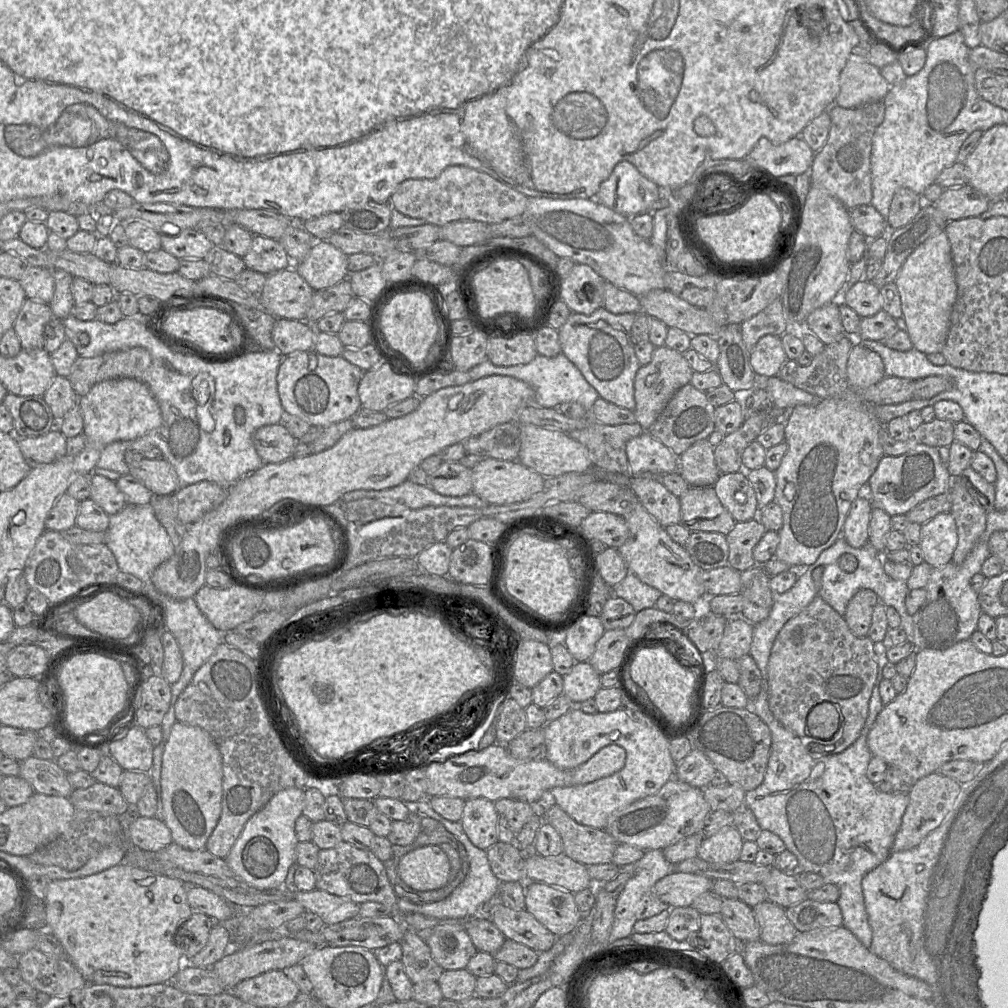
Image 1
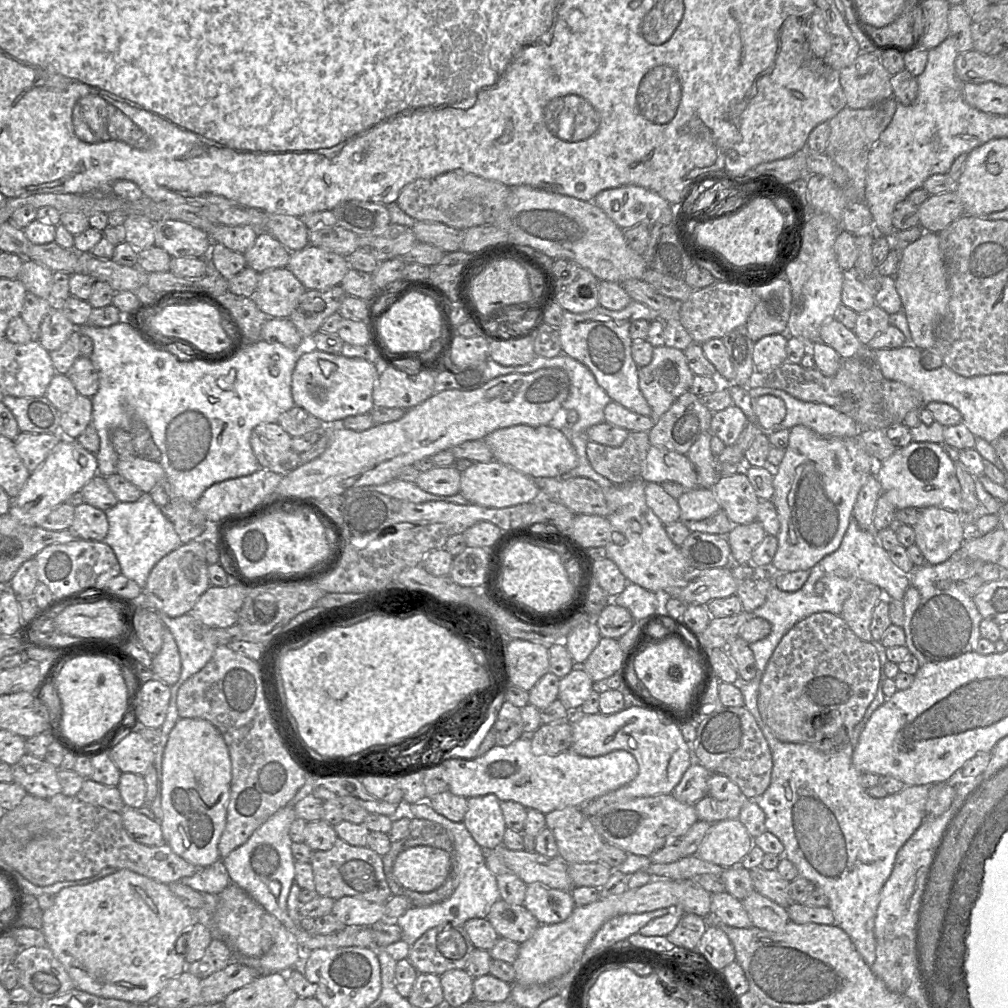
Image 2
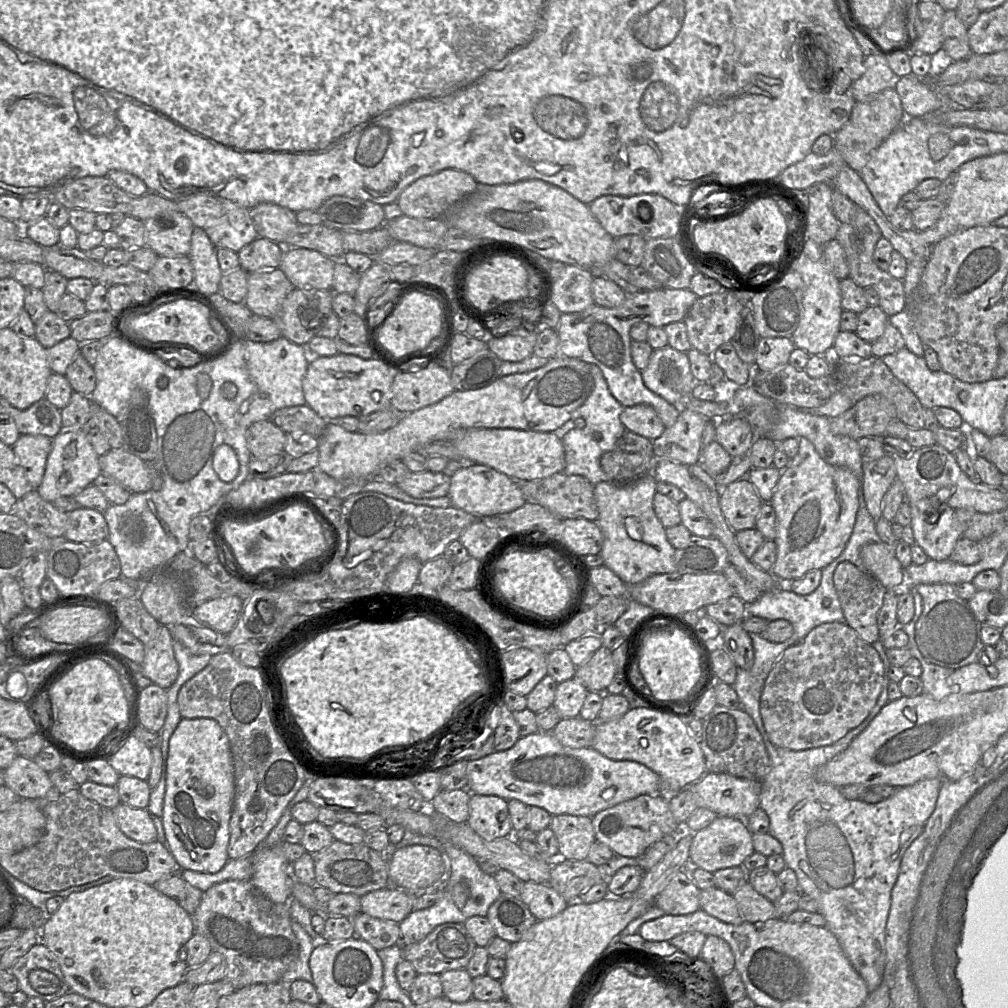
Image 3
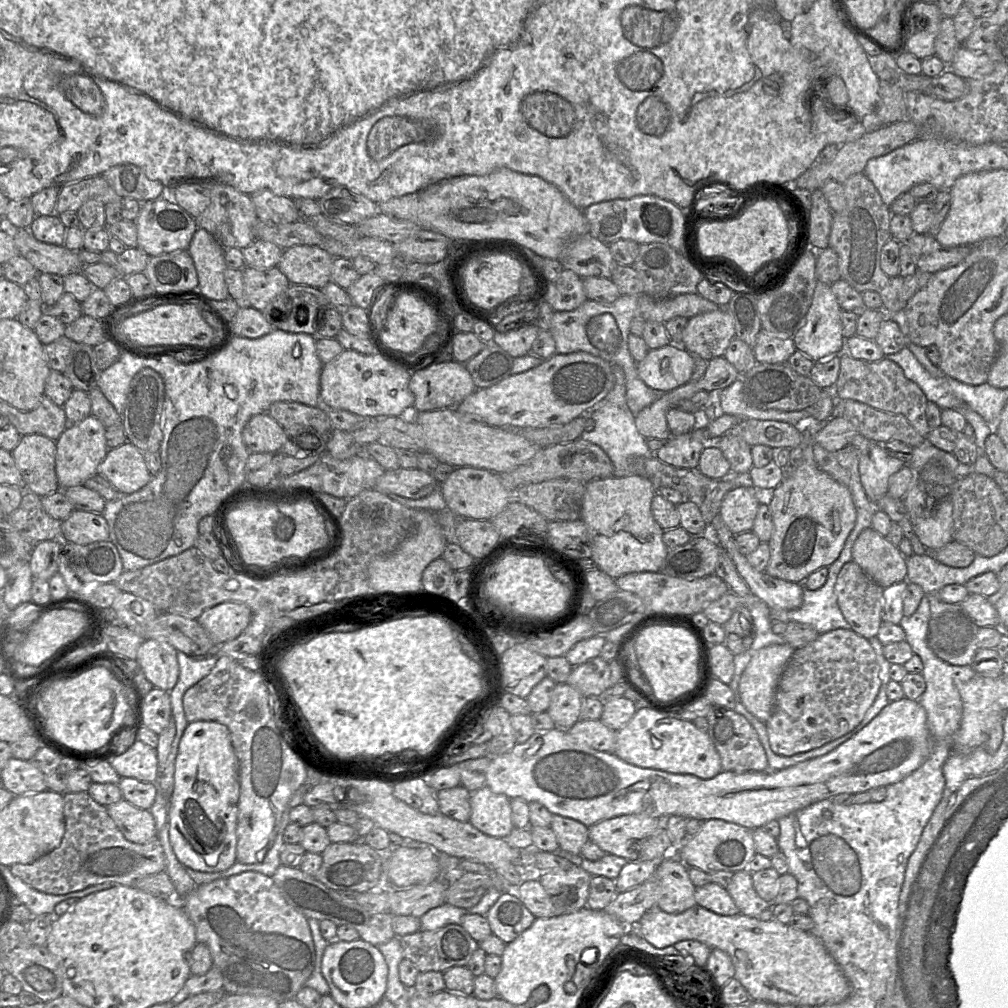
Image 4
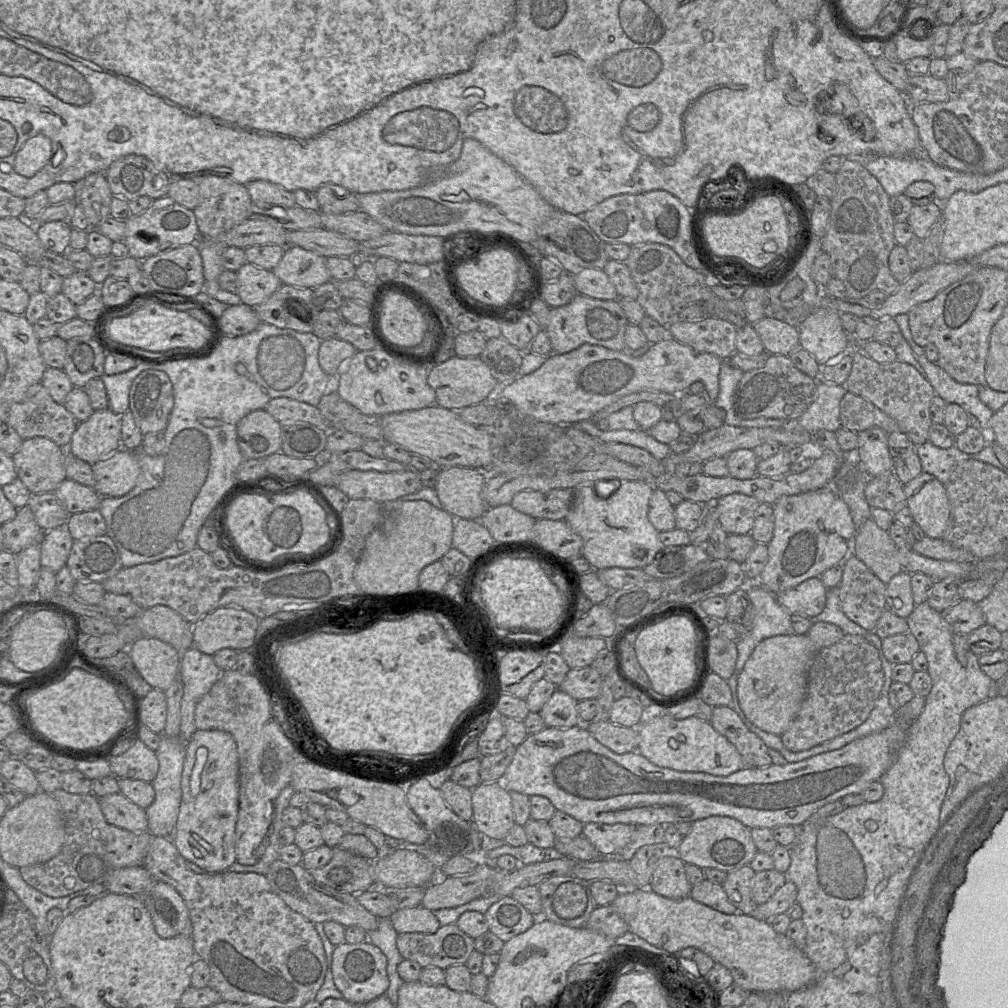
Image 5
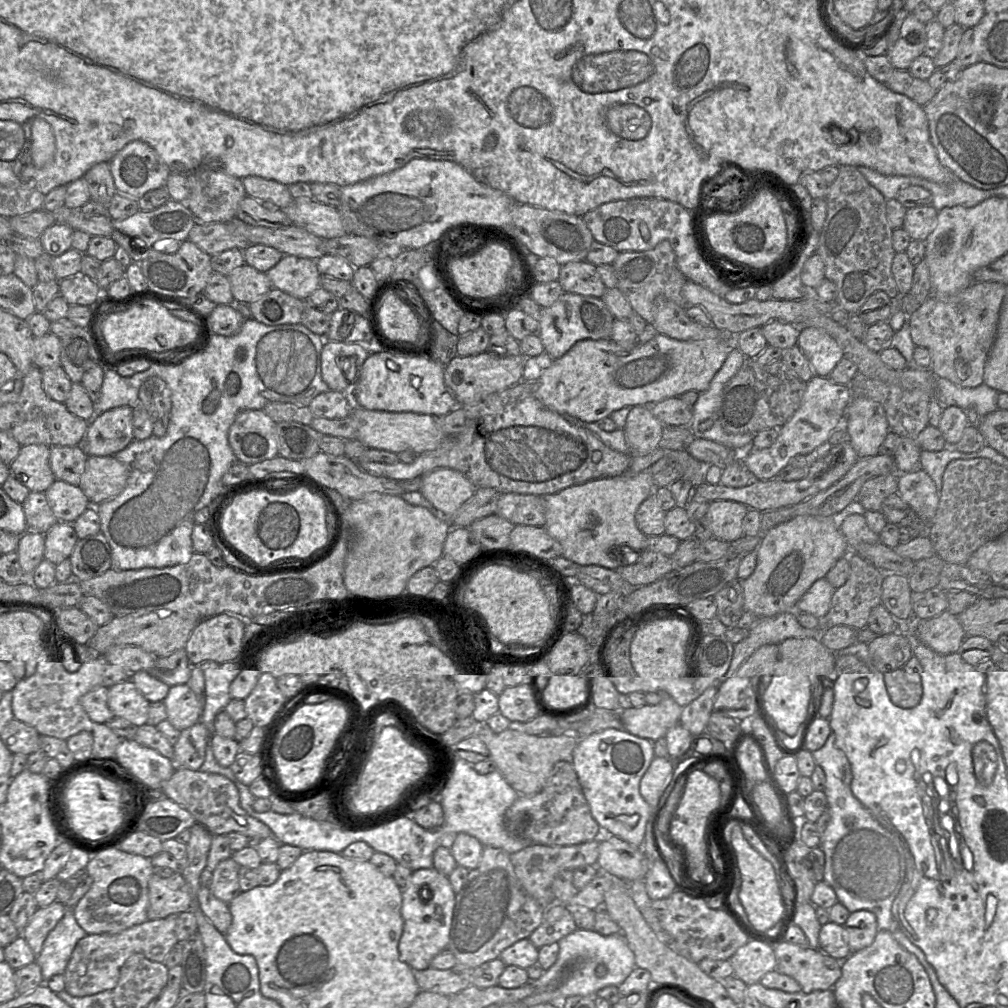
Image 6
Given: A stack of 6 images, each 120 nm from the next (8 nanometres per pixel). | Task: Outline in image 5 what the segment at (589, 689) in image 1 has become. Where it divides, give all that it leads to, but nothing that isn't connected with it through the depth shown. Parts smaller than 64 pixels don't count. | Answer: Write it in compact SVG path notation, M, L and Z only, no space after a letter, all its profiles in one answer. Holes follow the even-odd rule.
M557 688L539 712L545 727L570 728L580 724L577 702Z

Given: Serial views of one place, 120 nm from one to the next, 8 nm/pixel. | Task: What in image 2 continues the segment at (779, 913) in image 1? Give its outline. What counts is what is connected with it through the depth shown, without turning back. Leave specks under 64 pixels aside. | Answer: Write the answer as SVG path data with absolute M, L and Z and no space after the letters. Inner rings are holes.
M753 891L742 904L750 916L752 926L776 932L783 930L790 922L787 908L773 902L769 898Z

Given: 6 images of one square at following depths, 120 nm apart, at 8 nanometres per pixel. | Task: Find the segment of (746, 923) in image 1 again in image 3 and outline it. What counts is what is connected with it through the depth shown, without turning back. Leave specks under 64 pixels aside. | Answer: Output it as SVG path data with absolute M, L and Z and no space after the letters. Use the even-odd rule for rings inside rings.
M718 887L701 891L700 906L706 913L724 923L739 925L744 921L733 894Z

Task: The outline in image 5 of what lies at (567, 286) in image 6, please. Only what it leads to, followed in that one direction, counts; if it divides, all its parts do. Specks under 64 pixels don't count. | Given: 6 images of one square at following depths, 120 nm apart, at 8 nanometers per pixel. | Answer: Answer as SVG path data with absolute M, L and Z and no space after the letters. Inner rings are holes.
M584 269L571 275L579 294L601 300L618 300L616 288L603 269Z

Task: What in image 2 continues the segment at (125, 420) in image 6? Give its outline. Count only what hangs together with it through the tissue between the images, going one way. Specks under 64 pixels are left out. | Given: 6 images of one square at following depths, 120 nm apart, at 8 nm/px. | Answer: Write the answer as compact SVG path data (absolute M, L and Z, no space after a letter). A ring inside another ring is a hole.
M62 438L43 464L31 472L18 496L12 499L8 514L23 525L41 527L41 522L53 509L65 503L74 493L81 491L97 474L96 454L87 451L76 440Z

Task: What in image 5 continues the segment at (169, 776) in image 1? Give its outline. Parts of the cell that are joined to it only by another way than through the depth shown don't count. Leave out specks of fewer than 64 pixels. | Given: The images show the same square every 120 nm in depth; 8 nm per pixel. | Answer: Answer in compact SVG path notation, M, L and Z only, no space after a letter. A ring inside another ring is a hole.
M196 730L185 745L182 797L172 841L180 854L208 873L228 870L236 859L235 828L239 810L239 756L231 734Z

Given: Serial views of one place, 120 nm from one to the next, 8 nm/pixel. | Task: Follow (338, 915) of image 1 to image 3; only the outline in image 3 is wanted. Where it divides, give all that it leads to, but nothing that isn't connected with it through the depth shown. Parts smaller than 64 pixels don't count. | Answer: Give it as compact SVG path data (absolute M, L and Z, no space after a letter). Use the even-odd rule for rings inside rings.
M389 885L361 896L361 913L400 923L413 911L414 898L415 895Z

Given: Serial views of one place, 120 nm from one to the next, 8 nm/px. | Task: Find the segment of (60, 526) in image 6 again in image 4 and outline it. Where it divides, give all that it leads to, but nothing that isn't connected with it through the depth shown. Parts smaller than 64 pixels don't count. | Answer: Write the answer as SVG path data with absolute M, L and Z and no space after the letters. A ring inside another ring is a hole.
M61 539L46 540L34 545L29 557L33 579L50 580L58 572L58 556L62 549Z

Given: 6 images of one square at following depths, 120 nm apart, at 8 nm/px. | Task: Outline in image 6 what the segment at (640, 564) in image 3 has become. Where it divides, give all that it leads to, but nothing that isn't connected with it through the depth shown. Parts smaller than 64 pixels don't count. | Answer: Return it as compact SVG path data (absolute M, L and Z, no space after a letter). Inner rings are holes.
M648 472L601 477L567 487L557 493L543 496L546 518L544 528L561 544L562 556L566 559L578 565L597 565L618 569L622 565L622 561L617 559L620 546L629 546L638 552L648 549L648 536L638 528L635 514L641 503L654 491L654 480Z

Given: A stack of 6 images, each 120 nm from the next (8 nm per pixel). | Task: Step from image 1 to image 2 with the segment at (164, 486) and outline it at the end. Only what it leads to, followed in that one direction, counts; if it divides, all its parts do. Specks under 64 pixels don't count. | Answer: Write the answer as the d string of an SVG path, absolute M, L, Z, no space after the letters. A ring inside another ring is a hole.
M139 456L119 457L117 473L138 487L142 493L150 493L165 478L165 472L158 461L145 460Z

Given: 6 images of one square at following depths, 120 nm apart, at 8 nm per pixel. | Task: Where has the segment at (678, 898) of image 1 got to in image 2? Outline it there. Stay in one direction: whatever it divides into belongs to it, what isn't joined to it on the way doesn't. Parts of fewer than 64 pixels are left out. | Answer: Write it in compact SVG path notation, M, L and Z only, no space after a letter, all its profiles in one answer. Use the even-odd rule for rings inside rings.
M654 879L638 889L622 894L600 898L585 906L575 906L571 915L557 924L540 924L533 935L520 944L517 959L512 964L515 982L521 985L547 983L567 973L580 960L588 943L601 926L610 919L623 914L640 914L661 908L677 909L677 885L670 879Z

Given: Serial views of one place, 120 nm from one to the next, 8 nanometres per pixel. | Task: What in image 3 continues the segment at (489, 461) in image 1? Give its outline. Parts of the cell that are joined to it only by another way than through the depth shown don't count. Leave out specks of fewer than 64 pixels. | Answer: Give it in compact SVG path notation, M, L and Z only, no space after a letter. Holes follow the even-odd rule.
M465 463L451 477L448 497L453 507L477 518L508 513L523 506L527 501L519 482L489 466L477 463Z

